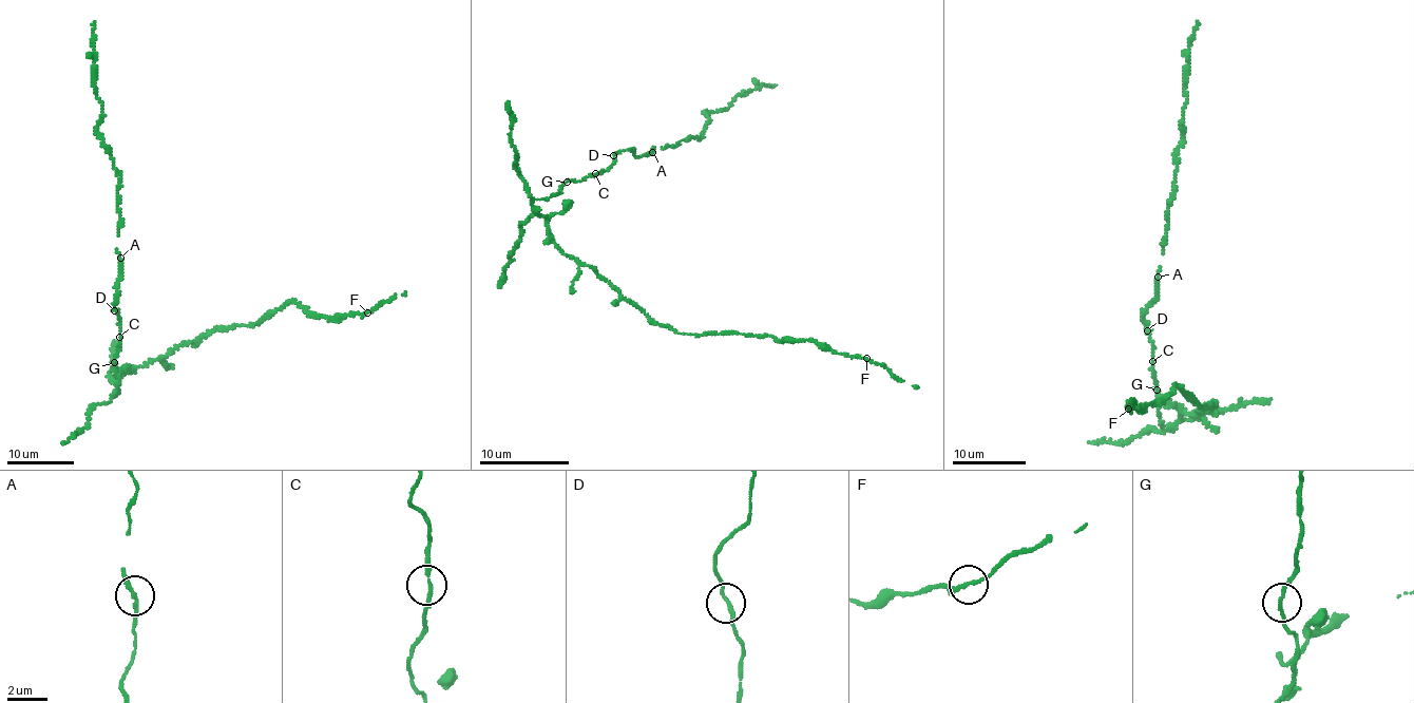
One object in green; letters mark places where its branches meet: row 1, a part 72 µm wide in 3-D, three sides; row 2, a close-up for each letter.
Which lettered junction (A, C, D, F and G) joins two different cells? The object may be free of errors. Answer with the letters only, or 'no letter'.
no letter

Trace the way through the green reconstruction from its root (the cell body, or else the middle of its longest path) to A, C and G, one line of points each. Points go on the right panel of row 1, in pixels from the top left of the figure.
A: (1159, 411), (1152, 371), (1153, 344), (1144, 319), (1145, 308), (1155, 299), (1158, 277)
C: (1159, 411), (1152, 361)
G: (1159, 411), (1157, 390)

